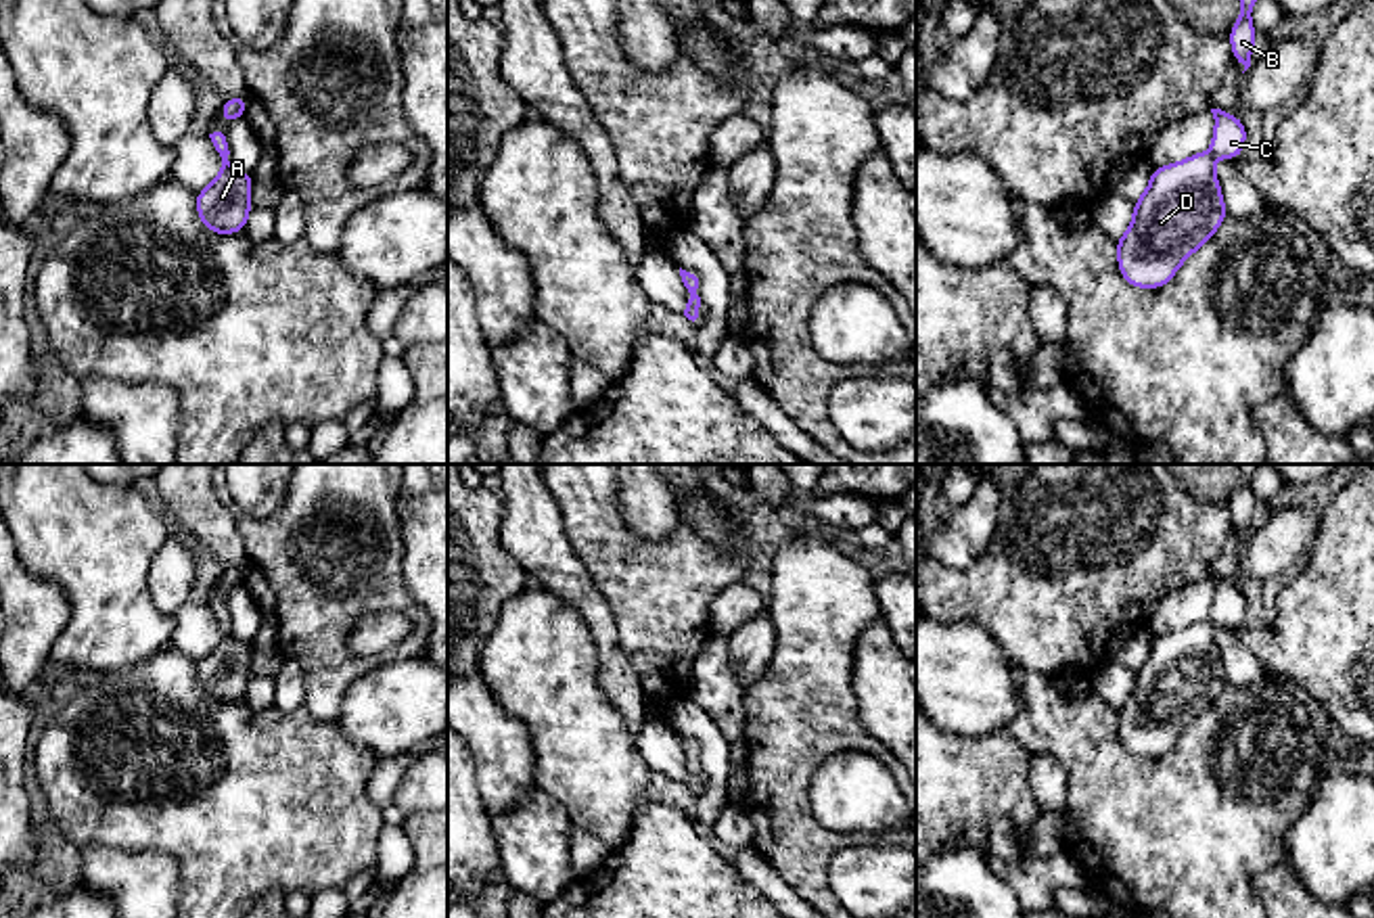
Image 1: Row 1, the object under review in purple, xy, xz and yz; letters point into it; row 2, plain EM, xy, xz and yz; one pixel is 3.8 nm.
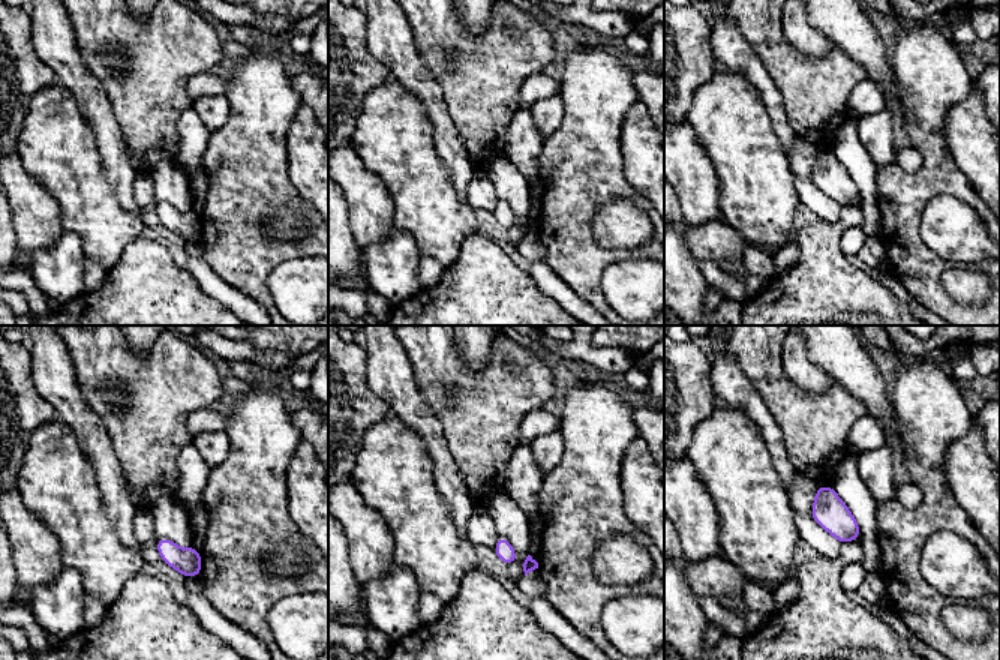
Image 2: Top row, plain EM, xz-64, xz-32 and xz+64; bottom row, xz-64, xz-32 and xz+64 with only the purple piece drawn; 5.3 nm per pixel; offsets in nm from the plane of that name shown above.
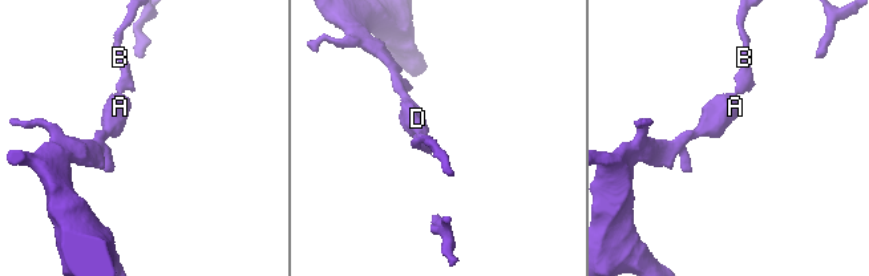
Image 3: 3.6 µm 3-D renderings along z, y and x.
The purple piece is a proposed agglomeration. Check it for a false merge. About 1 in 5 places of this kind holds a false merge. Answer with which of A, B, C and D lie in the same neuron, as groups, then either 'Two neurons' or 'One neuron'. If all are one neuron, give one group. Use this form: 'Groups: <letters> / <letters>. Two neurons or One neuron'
Groups: A B C D. One neuron

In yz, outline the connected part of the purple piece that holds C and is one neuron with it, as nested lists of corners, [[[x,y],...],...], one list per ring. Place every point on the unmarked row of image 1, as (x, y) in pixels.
[[[1211,577],[1215,600],[1209,621],[1196,621],[1152,638],[1146,661],[1133,669],[1133,688],[1117,707],[1117,730],[1125,751],[1161,757],[1228,686],[1213,627],[1238,627],[1246,613],[1244,592]]]

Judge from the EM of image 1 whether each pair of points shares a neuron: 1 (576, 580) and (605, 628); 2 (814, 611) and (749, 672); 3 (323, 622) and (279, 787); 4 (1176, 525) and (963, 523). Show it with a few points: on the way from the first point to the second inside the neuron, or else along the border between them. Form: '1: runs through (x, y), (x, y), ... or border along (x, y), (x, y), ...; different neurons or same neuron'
1: runs through (580, 592), (597, 615); same neuron
2: border along (768, 611), (774, 624), (774, 653), (747, 689); different neurons
3: border along (304, 705), (314, 718), (335, 722); different neurons
4: border along (1000, 486), (994, 538), (969, 565); different neurons

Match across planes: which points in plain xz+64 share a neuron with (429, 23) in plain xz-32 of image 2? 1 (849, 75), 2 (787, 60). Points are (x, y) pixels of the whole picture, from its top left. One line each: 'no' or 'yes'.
1: yes
2: yes

